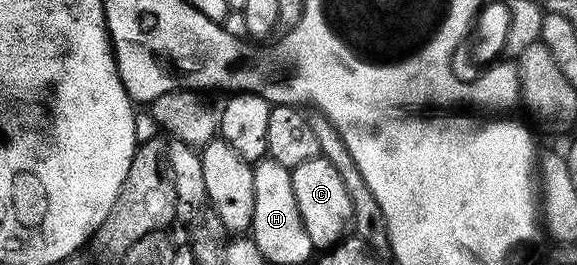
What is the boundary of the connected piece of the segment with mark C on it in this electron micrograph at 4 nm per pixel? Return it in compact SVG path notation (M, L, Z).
M319 157L304 161L291 170L292 193L296 193L296 205L300 208L300 217L312 245L316 249L329 249L338 246L351 234L353 224L353 205L348 192L331 161Z

